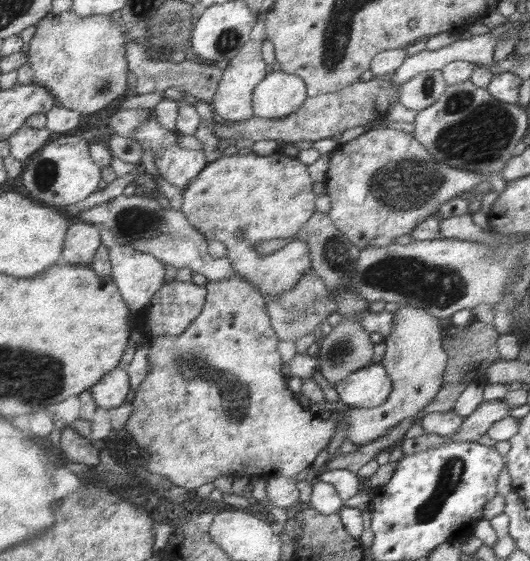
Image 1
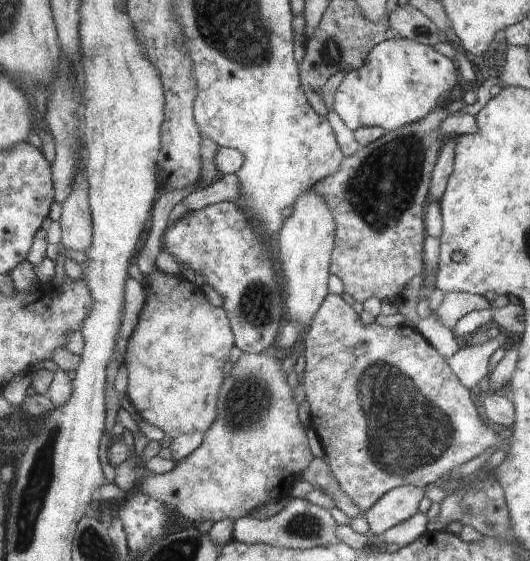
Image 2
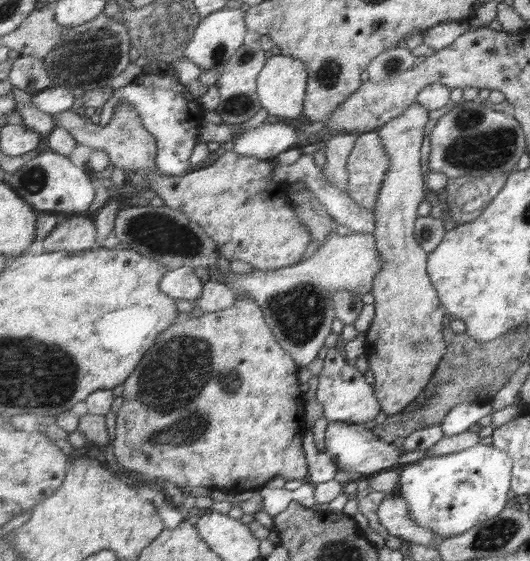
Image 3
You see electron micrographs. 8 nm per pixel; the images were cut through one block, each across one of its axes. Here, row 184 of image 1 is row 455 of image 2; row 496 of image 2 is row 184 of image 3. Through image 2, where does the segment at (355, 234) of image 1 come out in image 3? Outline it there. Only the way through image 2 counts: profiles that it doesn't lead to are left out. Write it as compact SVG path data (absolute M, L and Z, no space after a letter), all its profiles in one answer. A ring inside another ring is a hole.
M377 129L358 134L355 146L347 158L349 179L346 193L359 207L374 210L378 194L390 170L390 153Z

